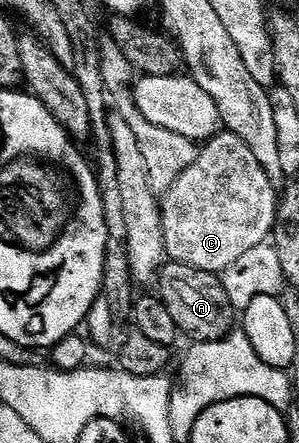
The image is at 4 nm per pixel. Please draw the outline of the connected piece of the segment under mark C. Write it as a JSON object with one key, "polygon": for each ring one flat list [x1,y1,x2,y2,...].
{"polygon":[[218,132,198,149,195,164,191,164,191,168,187,168,187,172,183,172,160,199,163,244,168,261,220,275,231,268,243,252,255,248,255,244,263,244,272,235,278,201,278,189,263,172,259,160,255,160,251,148,247,148,239,136]]}

